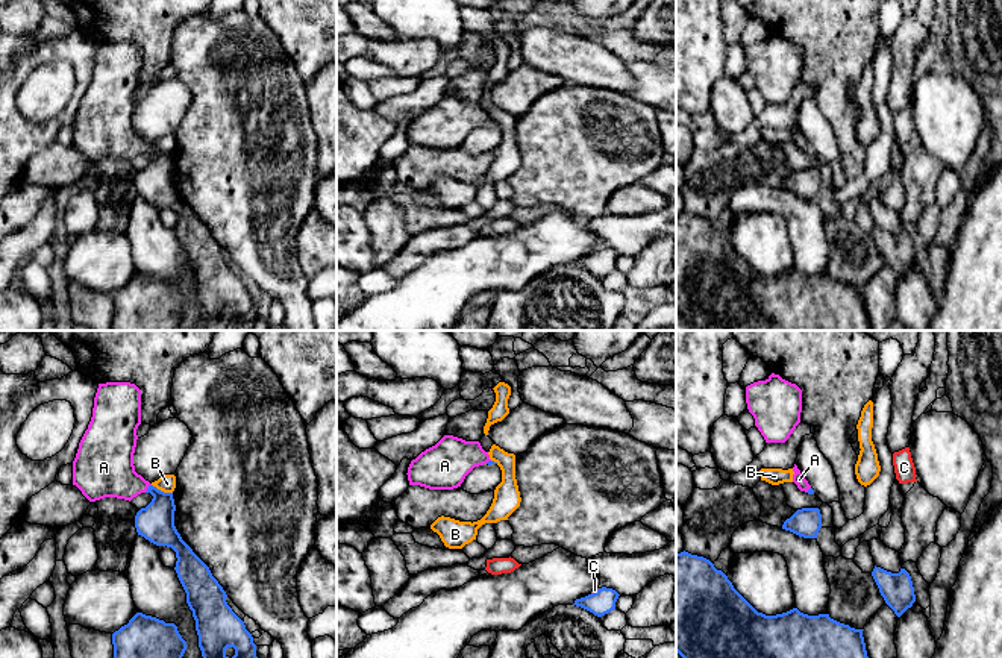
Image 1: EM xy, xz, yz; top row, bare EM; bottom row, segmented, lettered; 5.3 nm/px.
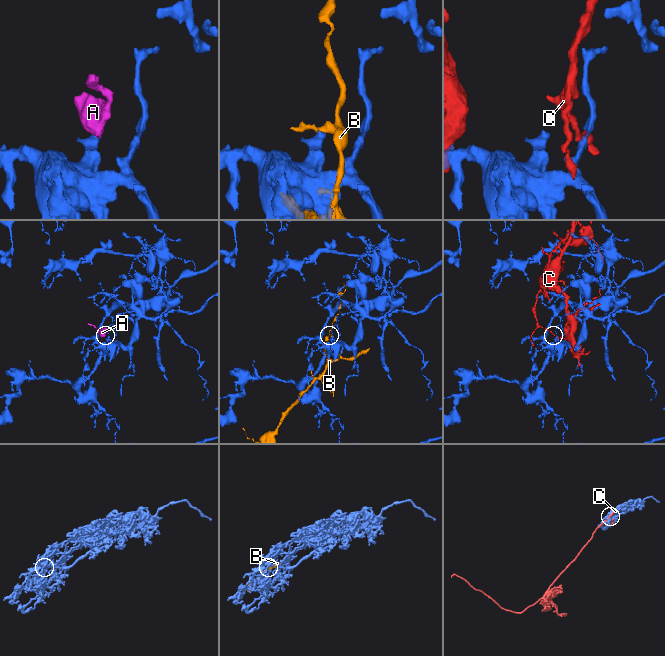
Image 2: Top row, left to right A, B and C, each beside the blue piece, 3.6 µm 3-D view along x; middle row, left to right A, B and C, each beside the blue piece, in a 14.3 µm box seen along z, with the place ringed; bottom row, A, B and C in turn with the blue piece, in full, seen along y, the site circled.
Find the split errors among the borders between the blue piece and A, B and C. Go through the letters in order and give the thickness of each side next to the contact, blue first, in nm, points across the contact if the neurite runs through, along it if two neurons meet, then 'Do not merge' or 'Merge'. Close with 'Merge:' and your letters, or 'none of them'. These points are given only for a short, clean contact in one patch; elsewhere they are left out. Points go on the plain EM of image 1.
A: Thickness 200 nm (blue) against 300 nm. Path across: xy (155, 182), (156, 156), (147, 149), (126, 144), (105, 129). Merge
B: Thickness 200 nm (blue) against 90 nm. Do not merge
C: Thickness 130 nm (blue) against 20 nm. Do not merge
Merge: A

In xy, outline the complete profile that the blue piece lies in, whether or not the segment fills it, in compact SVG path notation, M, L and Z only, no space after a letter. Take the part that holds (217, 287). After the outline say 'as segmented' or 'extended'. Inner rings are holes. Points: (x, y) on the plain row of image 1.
M130 42L99 44L92 77L85 91L76 118L73 121L73 146L82 155L96 162L105 158L132 161L141 153L150 153L152 162L135 176L138 196L156 206L167 206L176 212L176 233L186 253L186 264L196 280L199 308L205 320L203 331L243 331L252 329L256 317L256 305L244 282L226 262L226 252L212 237L209 227L182 200L174 186L173 153L164 153L135 132L133 114L136 108L136 89L141 85L141 50Z; extended

